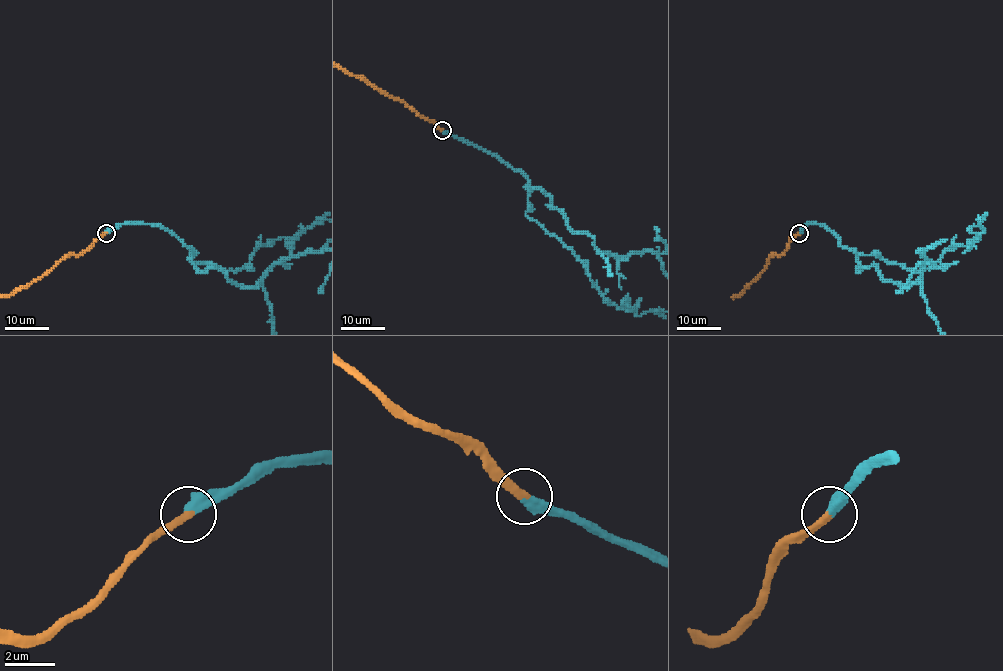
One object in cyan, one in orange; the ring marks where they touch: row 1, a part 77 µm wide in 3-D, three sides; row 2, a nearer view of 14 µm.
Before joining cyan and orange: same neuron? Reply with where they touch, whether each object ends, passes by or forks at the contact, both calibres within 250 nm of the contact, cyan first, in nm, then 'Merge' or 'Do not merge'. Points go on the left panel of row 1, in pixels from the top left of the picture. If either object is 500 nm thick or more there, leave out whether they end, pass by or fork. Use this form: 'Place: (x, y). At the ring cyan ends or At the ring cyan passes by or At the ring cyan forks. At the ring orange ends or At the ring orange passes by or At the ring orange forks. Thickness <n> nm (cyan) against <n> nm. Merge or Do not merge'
Place: (106, 233). At the ring cyan ends. At the ring orange ends. Thickness 440 nm (cyan) against 320 nm. Merge

